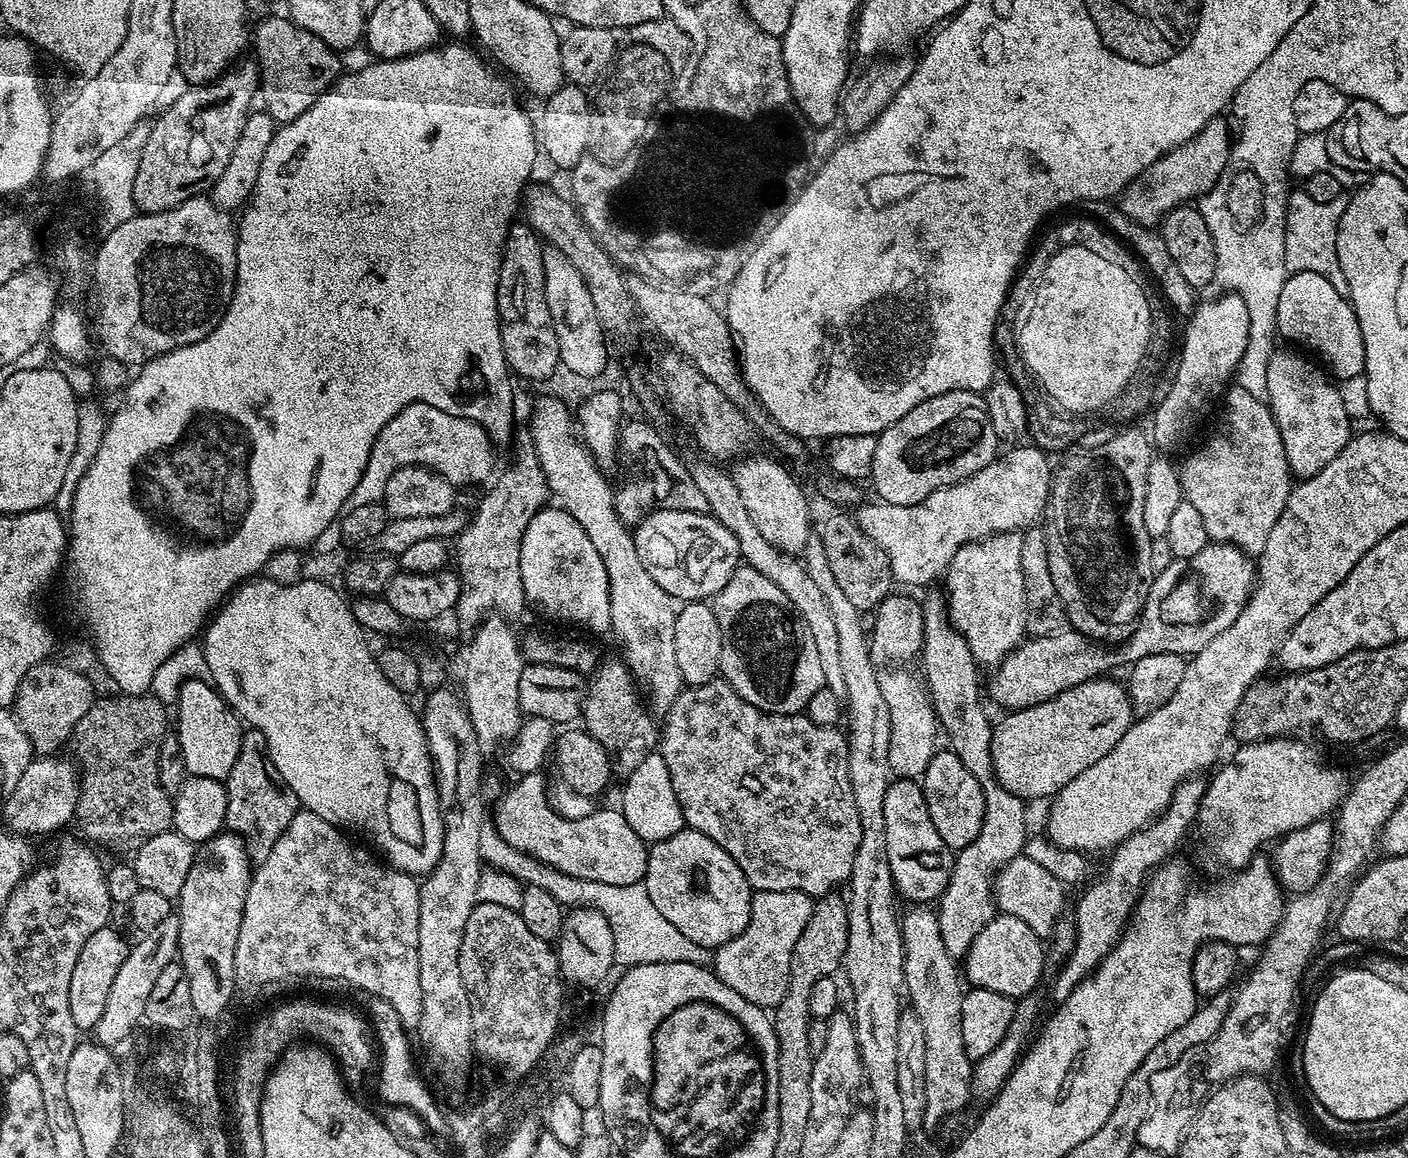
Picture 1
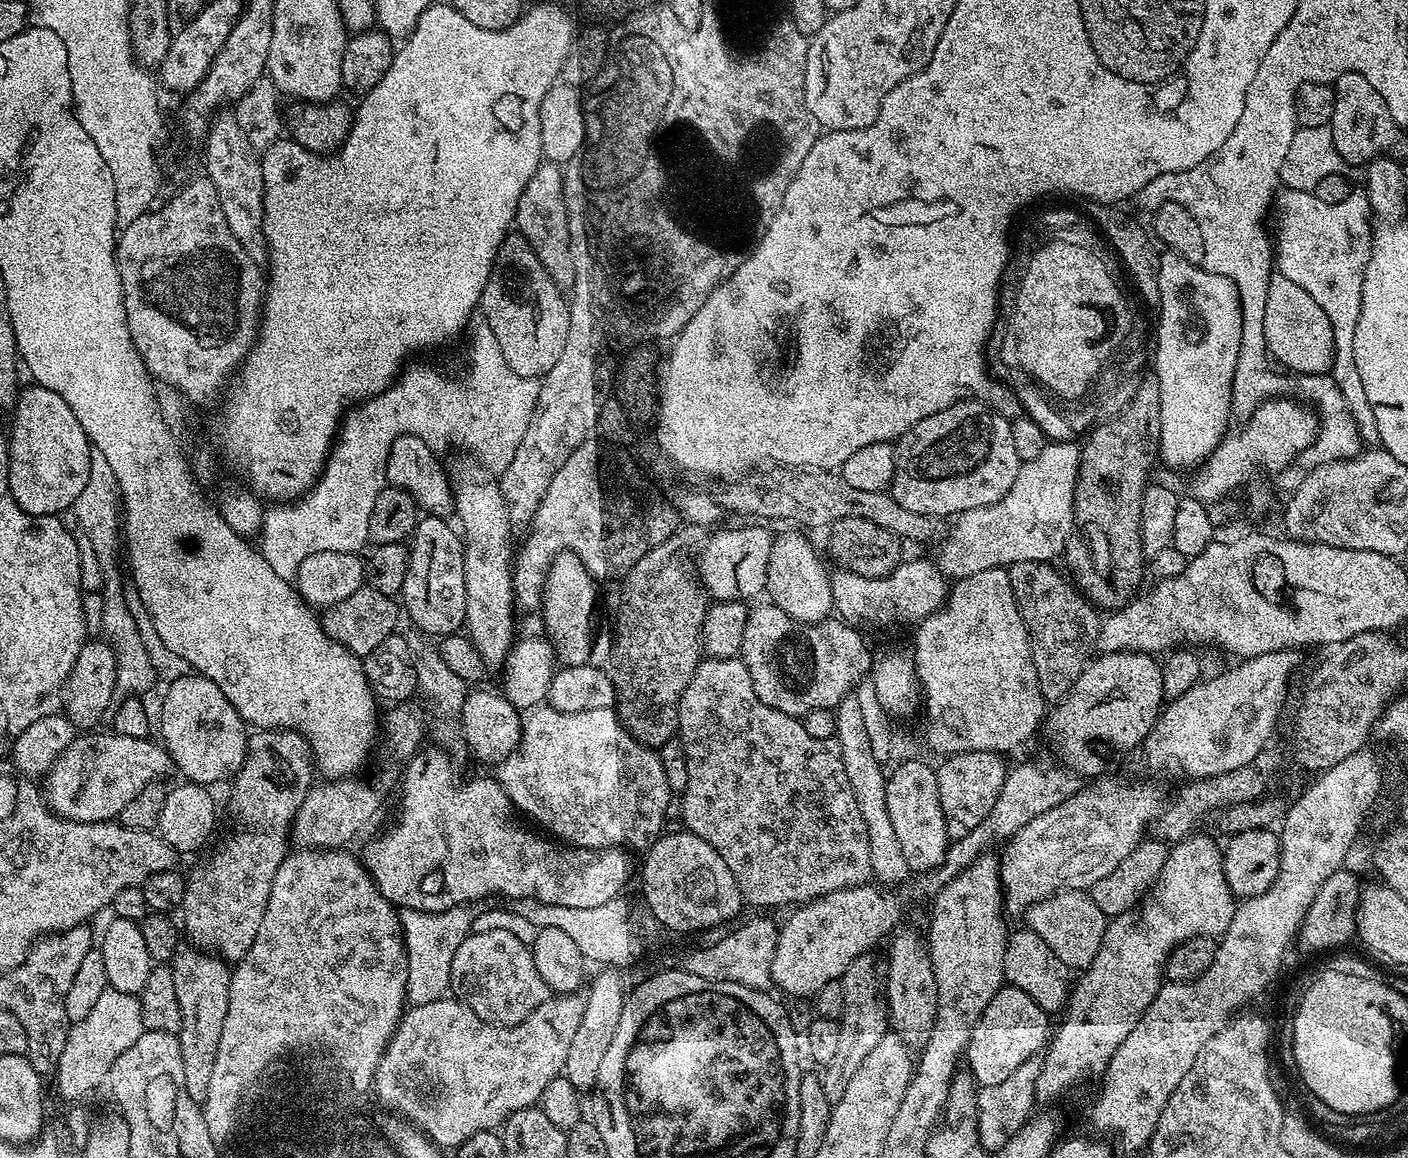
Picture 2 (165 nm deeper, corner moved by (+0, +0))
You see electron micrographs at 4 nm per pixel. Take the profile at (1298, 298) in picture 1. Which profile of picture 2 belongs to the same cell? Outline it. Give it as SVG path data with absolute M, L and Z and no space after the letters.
M1276 274L1267 288L1265 317L1263 318L1263 333L1266 337L1266 344L1269 355L1276 361L1279 360L1285 369L1300 376L1306 374L1320 374L1334 366L1334 334L1330 325L1330 318L1323 313L1322 306L1306 293L1302 286L1295 285L1294 282L1285 276Z

